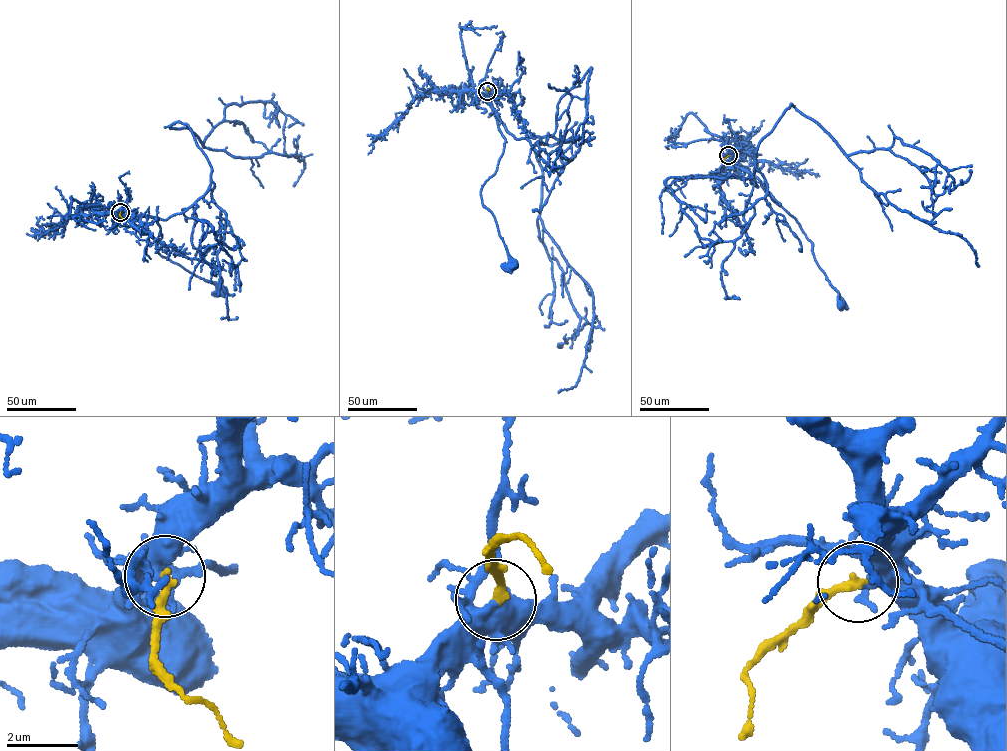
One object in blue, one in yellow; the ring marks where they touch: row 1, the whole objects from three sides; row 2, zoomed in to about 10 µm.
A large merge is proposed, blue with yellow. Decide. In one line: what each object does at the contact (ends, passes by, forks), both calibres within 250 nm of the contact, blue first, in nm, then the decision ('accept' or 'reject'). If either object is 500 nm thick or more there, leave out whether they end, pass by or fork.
blue forks | yellow ends | 190/260 nm | accept

